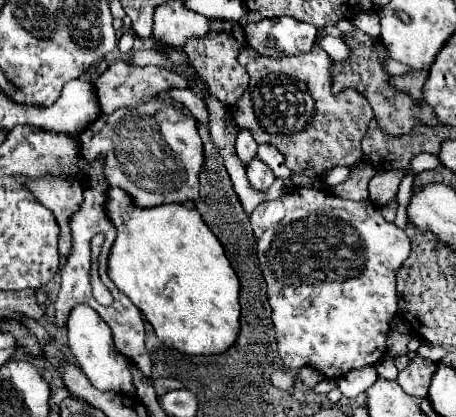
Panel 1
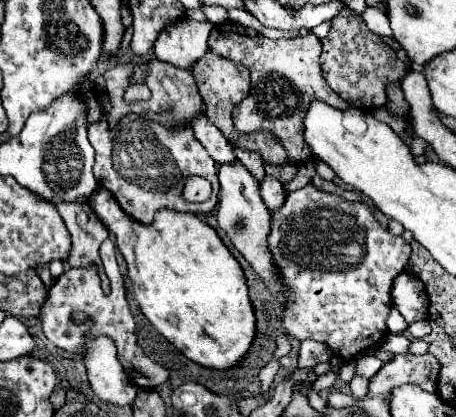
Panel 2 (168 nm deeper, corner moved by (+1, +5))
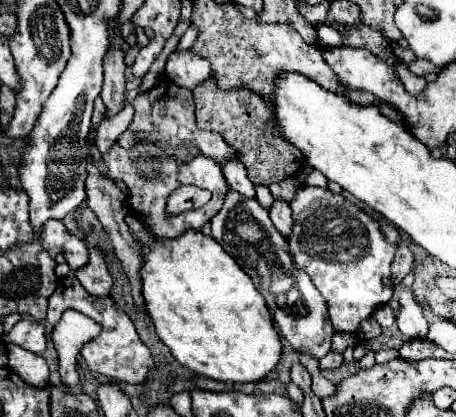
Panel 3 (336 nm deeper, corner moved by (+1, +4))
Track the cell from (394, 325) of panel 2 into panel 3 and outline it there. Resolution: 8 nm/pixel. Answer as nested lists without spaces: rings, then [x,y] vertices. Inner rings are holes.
[[[388,304],[380,306],[380,308],[374,312],[374,318],[376,318],[376,322],[378,322],[380,326],[392,326],[392,324],[394,324],[394,312],[392,312],[392,308],[390,308]]]

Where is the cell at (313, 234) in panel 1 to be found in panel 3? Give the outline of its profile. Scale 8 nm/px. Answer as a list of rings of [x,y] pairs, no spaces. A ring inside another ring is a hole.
[[[302,186],[290,202],[290,208],[294,228],[288,244],[296,266],[304,268],[320,294],[324,294],[334,330],[358,332],[360,322],[370,318],[378,306],[392,298],[394,284],[390,278],[390,264],[398,246],[384,238],[374,218],[328,188]]]

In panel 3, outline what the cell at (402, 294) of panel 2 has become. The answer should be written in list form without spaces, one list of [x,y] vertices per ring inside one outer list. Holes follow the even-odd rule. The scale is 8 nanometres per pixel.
[[[404,290],[398,294],[398,302],[400,302],[400,314],[398,314],[396,322],[398,322],[400,332],[410,340],[426,338],[428,322],[424,318],[422,306],[416,302],[414,294],[410,290]]]

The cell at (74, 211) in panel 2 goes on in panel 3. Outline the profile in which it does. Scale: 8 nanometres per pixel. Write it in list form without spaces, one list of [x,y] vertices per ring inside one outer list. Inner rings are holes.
[[[90,248],[90,262],[84,268],[76,270],[76,278],[92,296],[112,294],[112,276],[108,274],[102,252],[96,248]]]

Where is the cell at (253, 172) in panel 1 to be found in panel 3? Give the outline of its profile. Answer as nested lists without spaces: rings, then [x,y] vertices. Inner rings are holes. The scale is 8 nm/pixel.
[[[276,200],[276,202],[272,204],[270,218],[272,218],[272,222],[274,222],[274,228],[288,240],[290,234],[292,234],[292,224],[294,224],[290,206],[288,206],[286,202],[282,202],[282,200]]]

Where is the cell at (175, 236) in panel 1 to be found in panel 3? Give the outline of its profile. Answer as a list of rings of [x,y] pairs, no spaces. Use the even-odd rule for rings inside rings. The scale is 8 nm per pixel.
[[[184,232],[184,236],[166,240],[164,244],[142,246],[142,254],[146,258],[142,266],[146,310],[156,326],[156,334],[182,366],[200,376],[232,384],[260,382],[276,368],[282,344],[266,300],[252,284],[252,278],[220,248],[220,244],[216,244],[216,240],[202,232]]]

